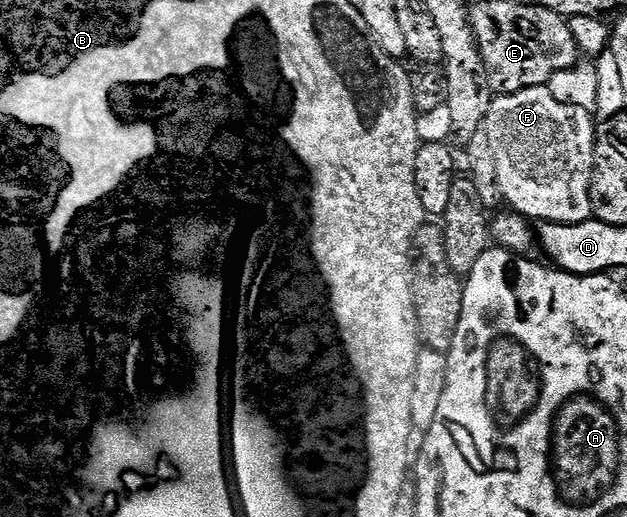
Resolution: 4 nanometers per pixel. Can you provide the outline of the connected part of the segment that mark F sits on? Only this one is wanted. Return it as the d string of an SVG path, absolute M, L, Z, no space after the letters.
M535 85L517 93L493 96L482 132L490 139L490 151L494 151L500 196L505 202L509 201L512 204L509 206L521 217L537 217L536 221L540 223L557 221L563 225L582 223L592 217L590 183L596 125L589 110L562 103L554 99L554 95L550 95L547 87Z

